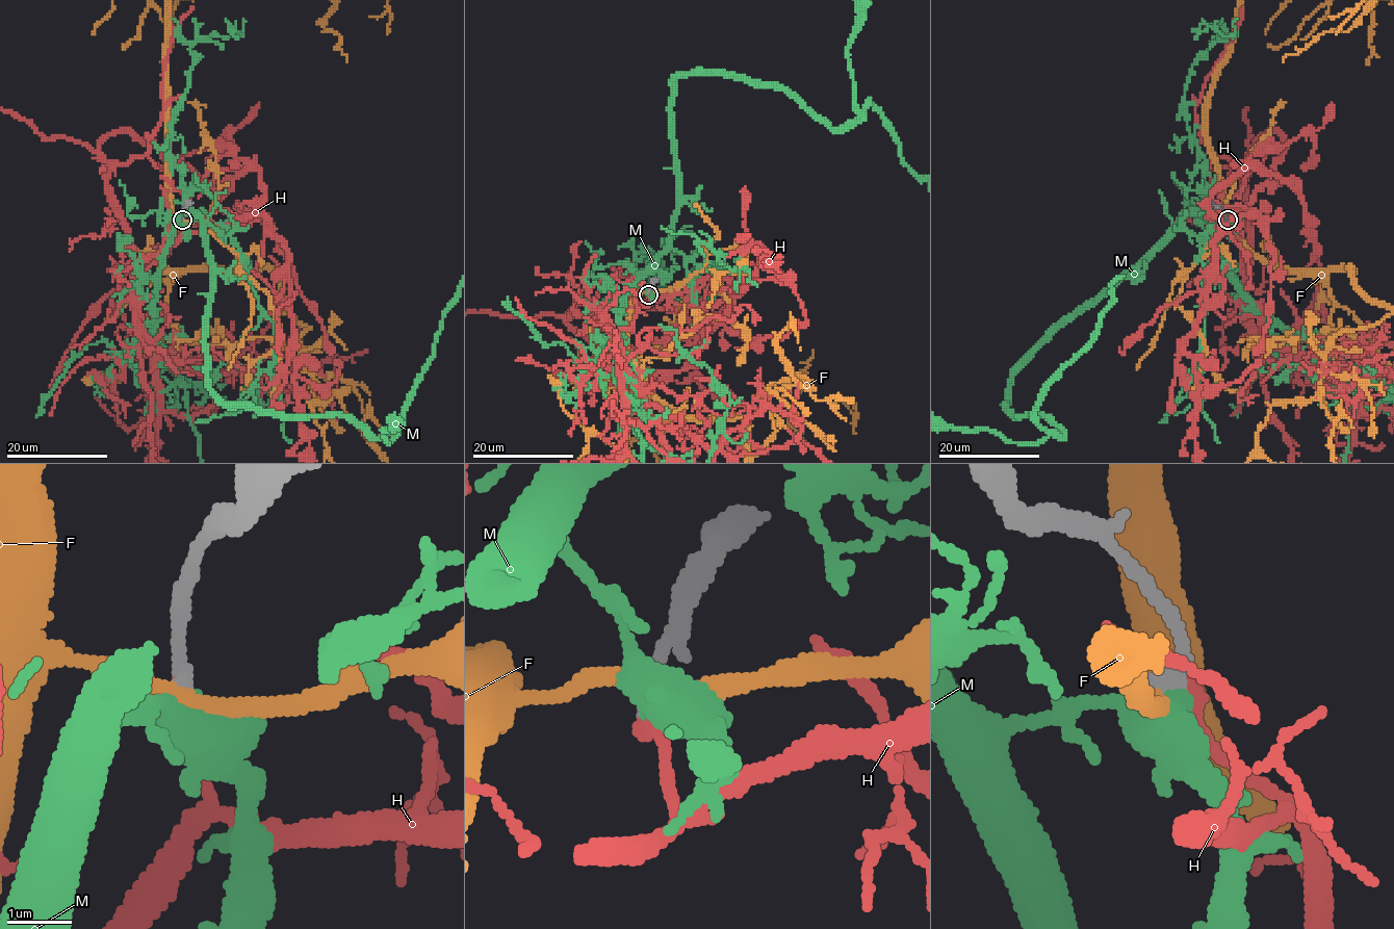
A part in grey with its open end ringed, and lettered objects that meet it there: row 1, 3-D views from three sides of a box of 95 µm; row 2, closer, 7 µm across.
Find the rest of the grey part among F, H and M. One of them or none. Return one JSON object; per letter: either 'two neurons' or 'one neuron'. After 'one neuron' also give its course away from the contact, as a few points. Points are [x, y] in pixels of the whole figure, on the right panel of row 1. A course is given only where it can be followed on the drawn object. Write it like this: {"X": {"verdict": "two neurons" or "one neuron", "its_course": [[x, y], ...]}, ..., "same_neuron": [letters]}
{"F": {"verdict": "two neurons"}, "H": {"verdict": "one neuron"}, "M": {"verdict": "two neurons"}, "same_neuron": ["H"]}

